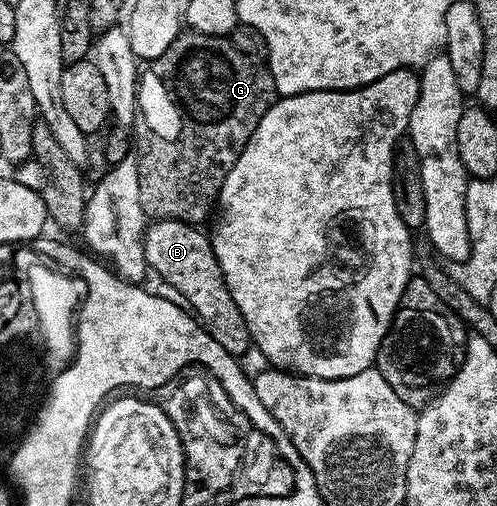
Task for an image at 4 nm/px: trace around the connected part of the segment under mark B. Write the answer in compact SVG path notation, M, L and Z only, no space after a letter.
M159 219L151 222L142 236L146 266L159 275L163 283L174 286L188 304L202 328L224 349L235 357L242 357L246 350L251 350L250 330L236 305L232 293L222 276L216 253L210 244L210 235L202 232L195 224L181 223L175 219Z

